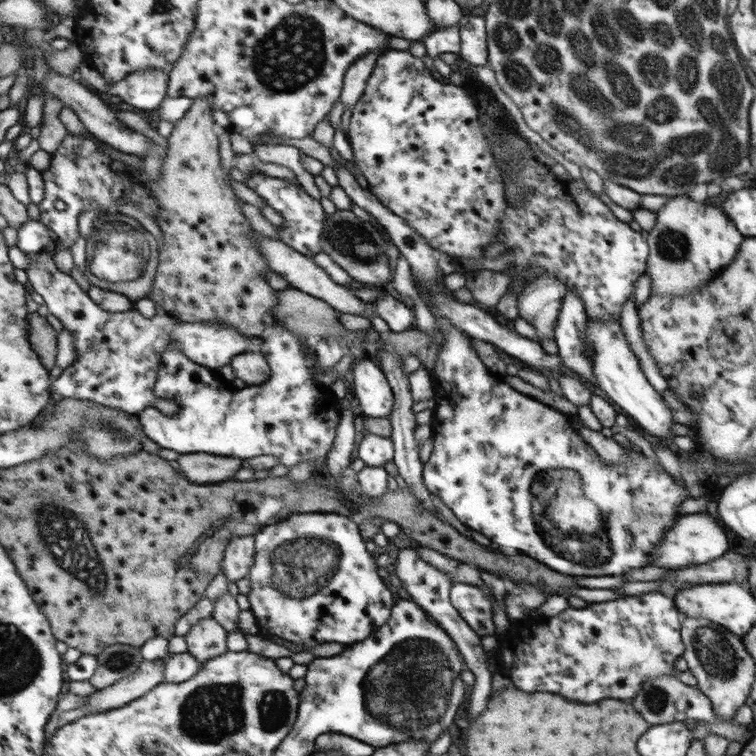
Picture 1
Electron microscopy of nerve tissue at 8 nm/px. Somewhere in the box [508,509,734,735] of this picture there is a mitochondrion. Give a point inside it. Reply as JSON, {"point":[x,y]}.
{"point":[656,700]}

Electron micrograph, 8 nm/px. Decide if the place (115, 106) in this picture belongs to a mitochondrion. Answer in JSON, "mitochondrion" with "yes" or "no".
{"mitochondrion":"no"}

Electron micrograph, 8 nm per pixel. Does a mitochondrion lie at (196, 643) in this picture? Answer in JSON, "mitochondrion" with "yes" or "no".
{"mitochondrion":"no"}

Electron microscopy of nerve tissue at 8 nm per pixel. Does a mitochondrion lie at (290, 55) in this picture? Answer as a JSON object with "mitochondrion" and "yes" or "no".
{"mitochondrion":"yes"}

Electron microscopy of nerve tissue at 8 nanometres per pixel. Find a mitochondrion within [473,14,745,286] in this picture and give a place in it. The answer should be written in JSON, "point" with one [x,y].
{"point":[674,247]}

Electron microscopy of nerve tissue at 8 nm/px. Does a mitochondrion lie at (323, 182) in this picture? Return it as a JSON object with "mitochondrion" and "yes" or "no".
{"mitochondrion":"no"}

